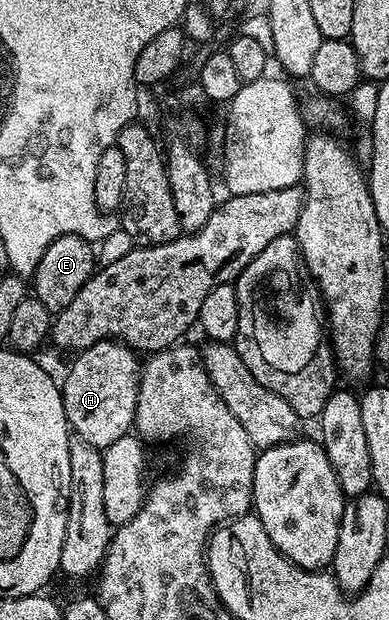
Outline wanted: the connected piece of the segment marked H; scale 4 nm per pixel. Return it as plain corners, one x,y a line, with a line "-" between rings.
114,339
96,341
76,357
79,358
72,363
67,378
61,381
67,424
78,440
102,451
132,432
141,361
136,350

